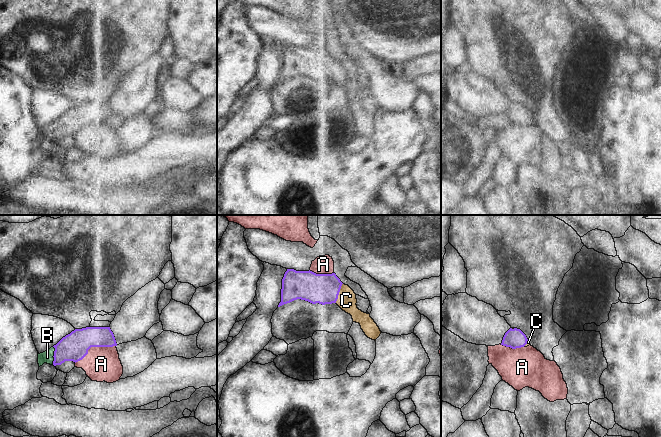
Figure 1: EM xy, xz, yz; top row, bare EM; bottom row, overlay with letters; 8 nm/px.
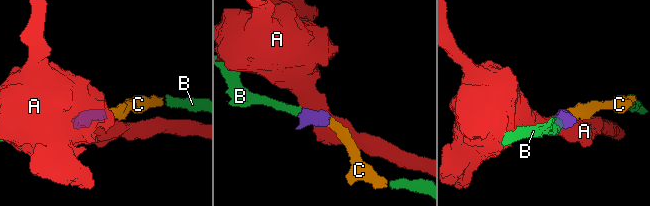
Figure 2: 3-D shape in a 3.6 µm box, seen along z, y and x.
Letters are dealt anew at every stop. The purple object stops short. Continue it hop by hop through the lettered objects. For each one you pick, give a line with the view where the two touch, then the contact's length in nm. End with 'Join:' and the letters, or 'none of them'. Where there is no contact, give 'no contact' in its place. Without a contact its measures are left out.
B: contact in xy; length 150 nm
C: contact in xz; length 170 nm
Join: B, C

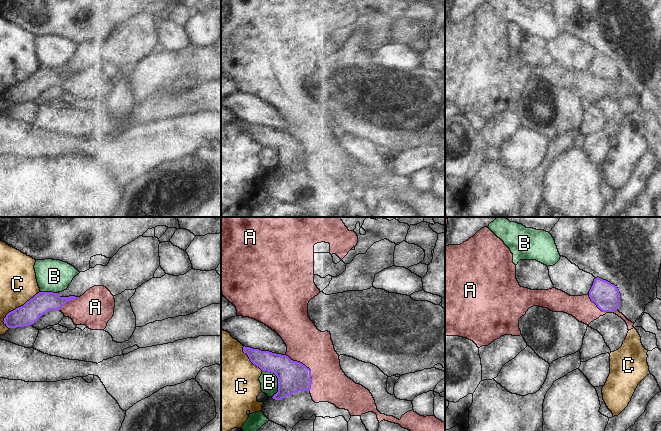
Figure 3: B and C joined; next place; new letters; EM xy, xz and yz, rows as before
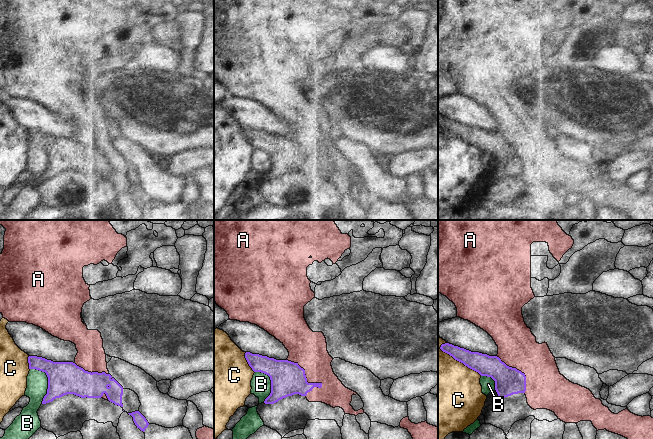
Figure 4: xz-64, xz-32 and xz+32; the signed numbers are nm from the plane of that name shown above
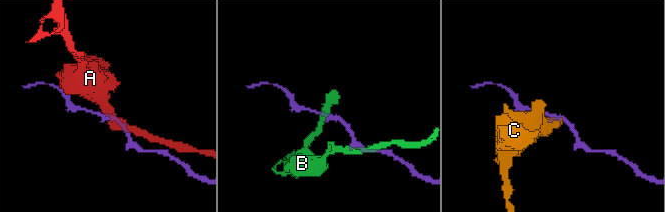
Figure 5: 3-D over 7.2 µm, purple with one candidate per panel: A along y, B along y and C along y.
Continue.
Join: none of them

